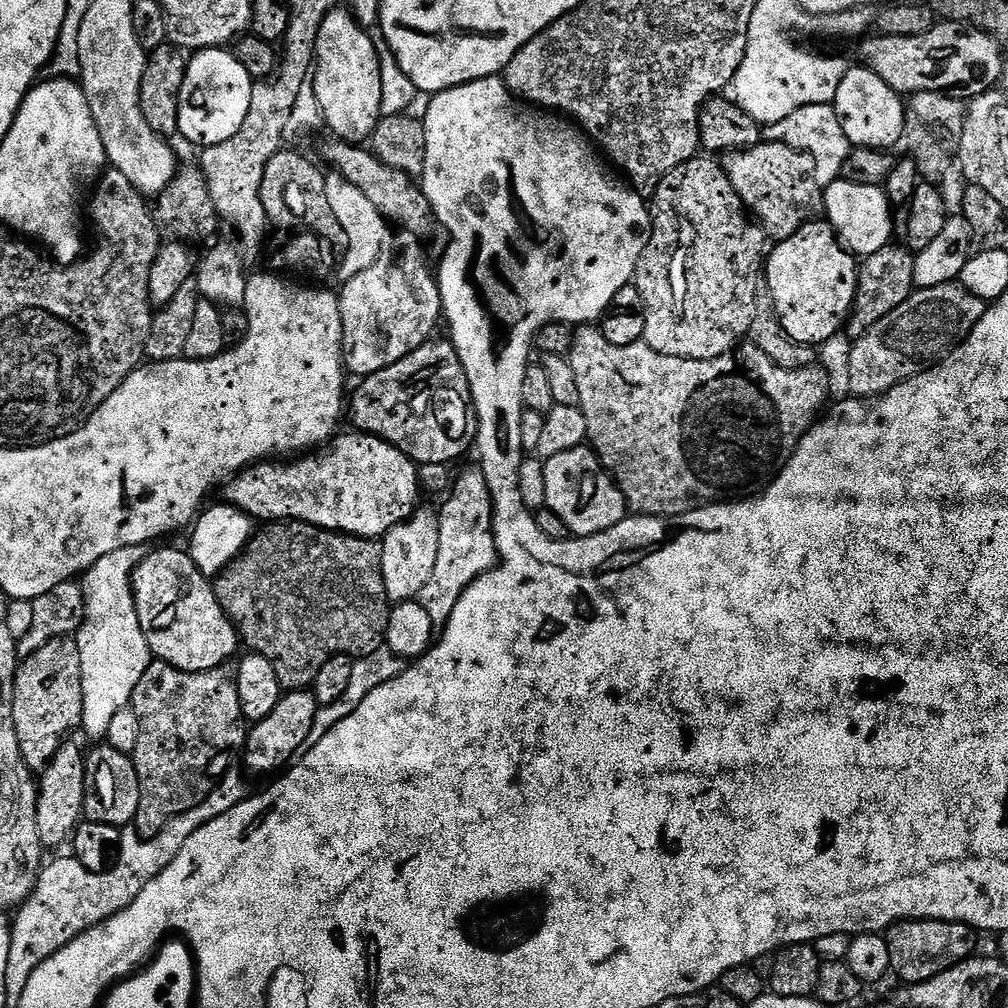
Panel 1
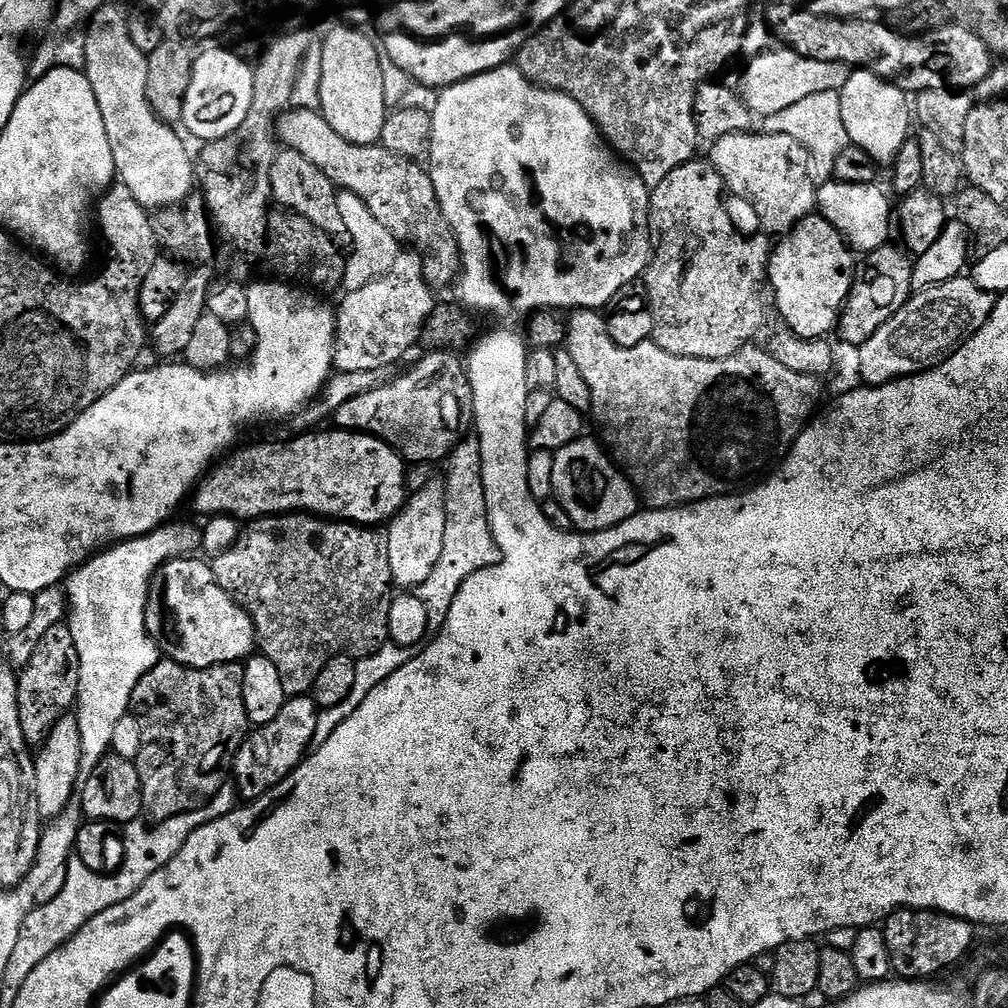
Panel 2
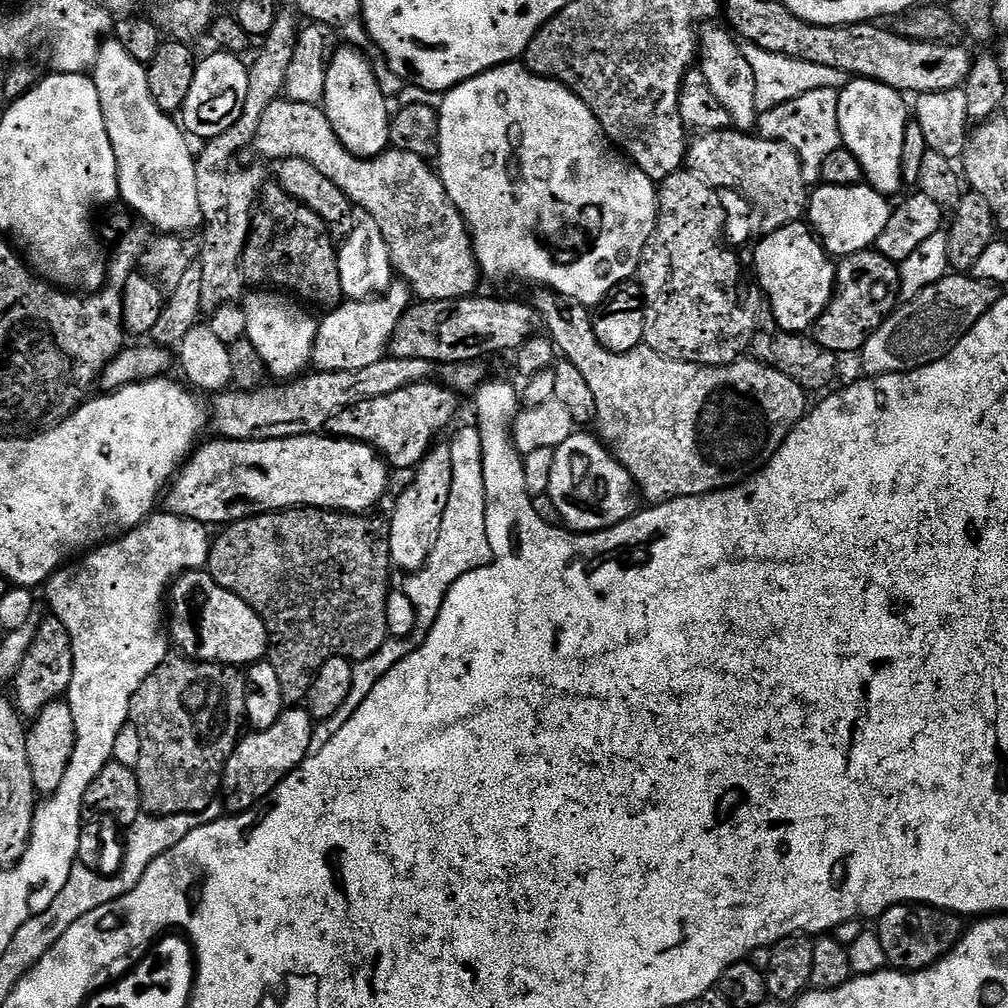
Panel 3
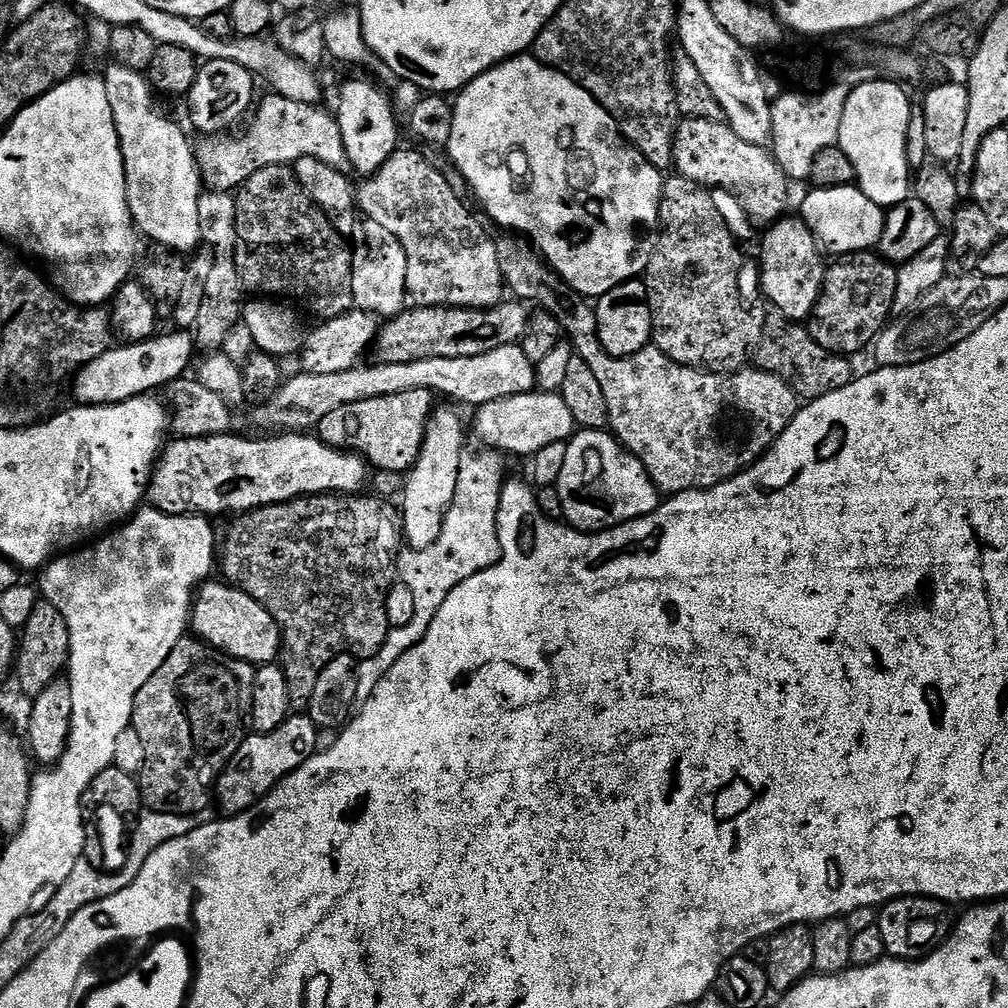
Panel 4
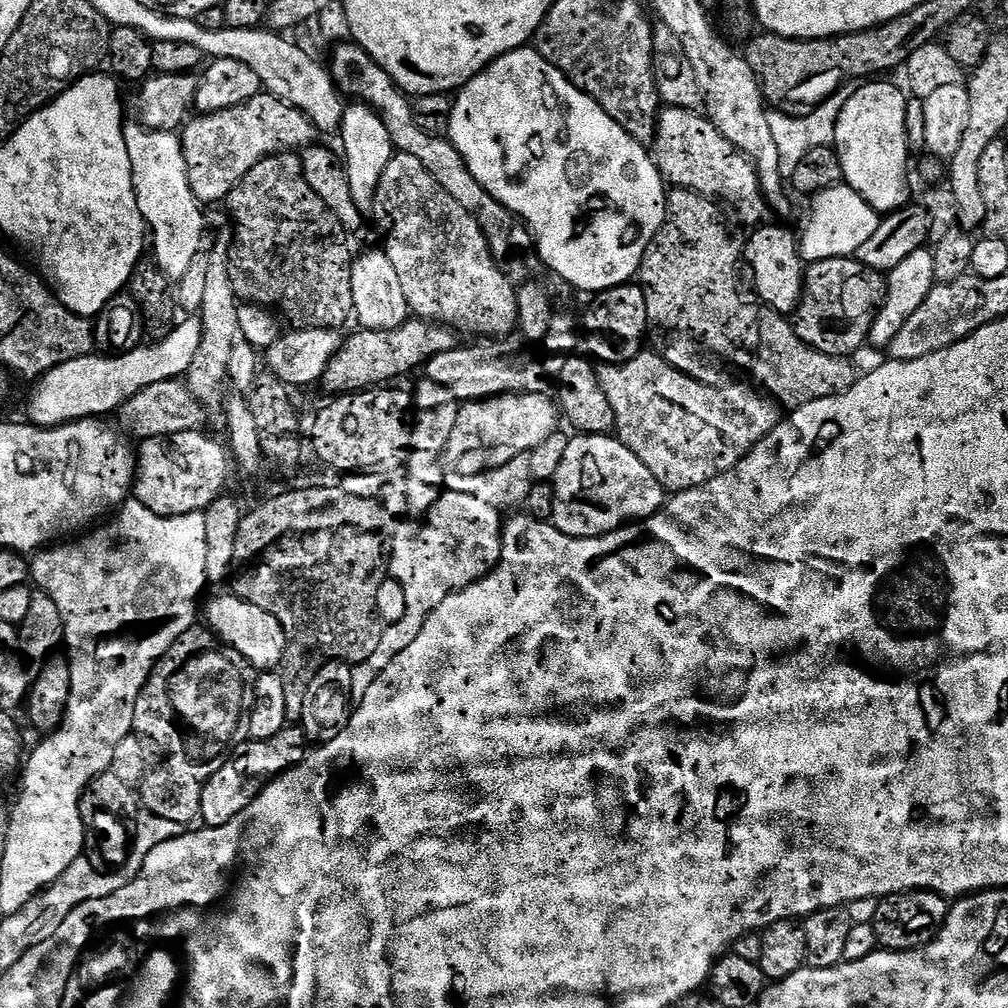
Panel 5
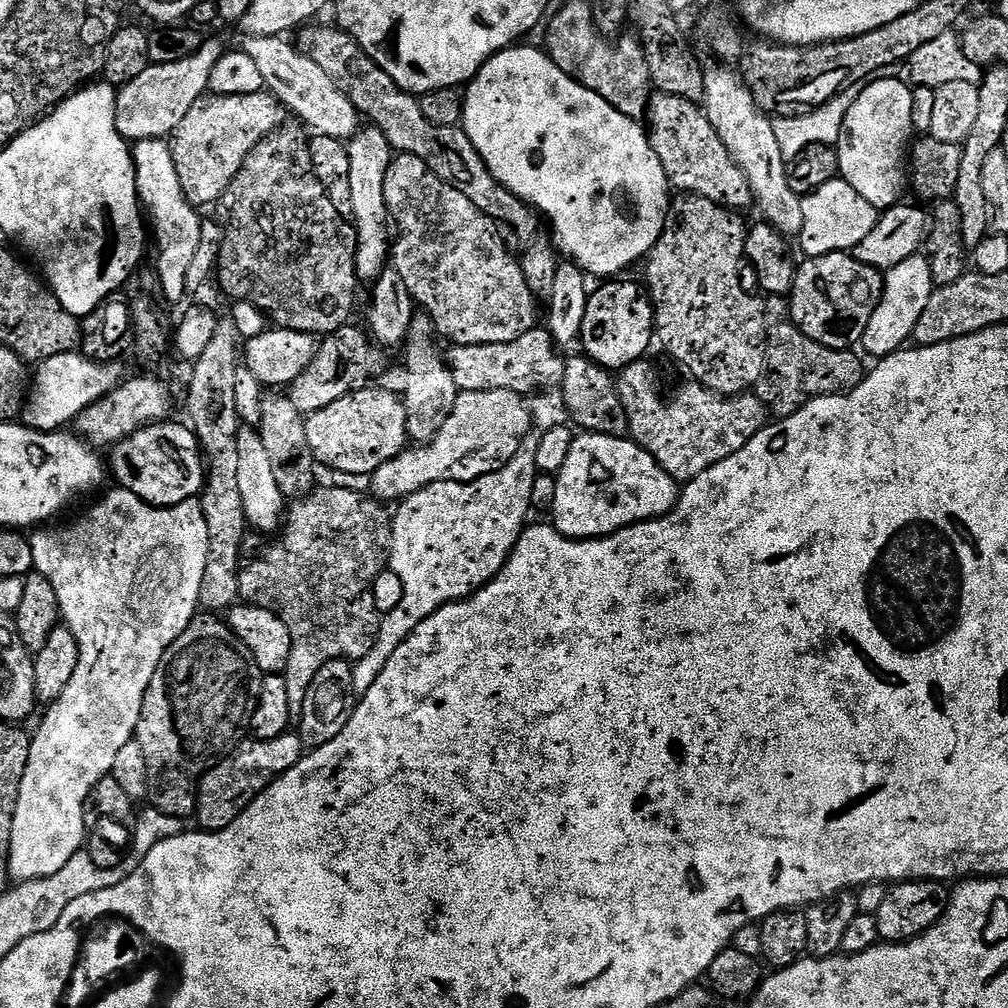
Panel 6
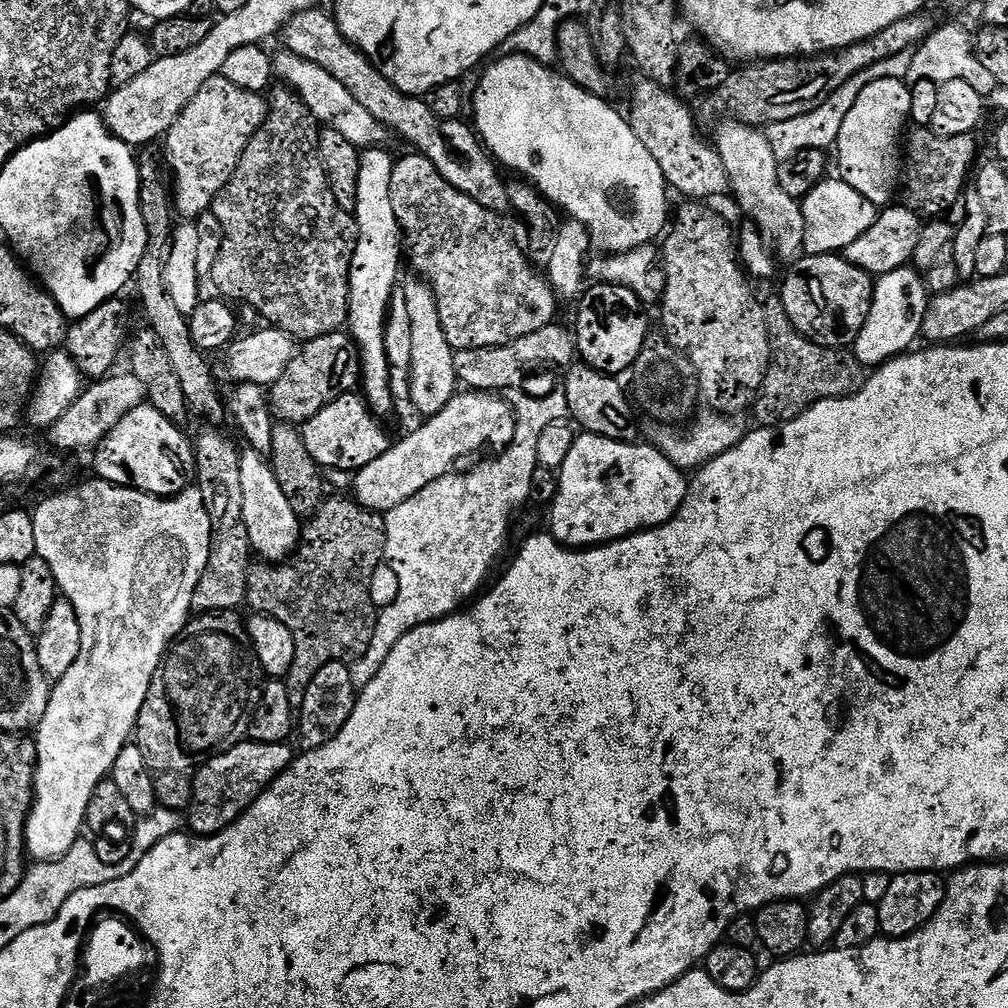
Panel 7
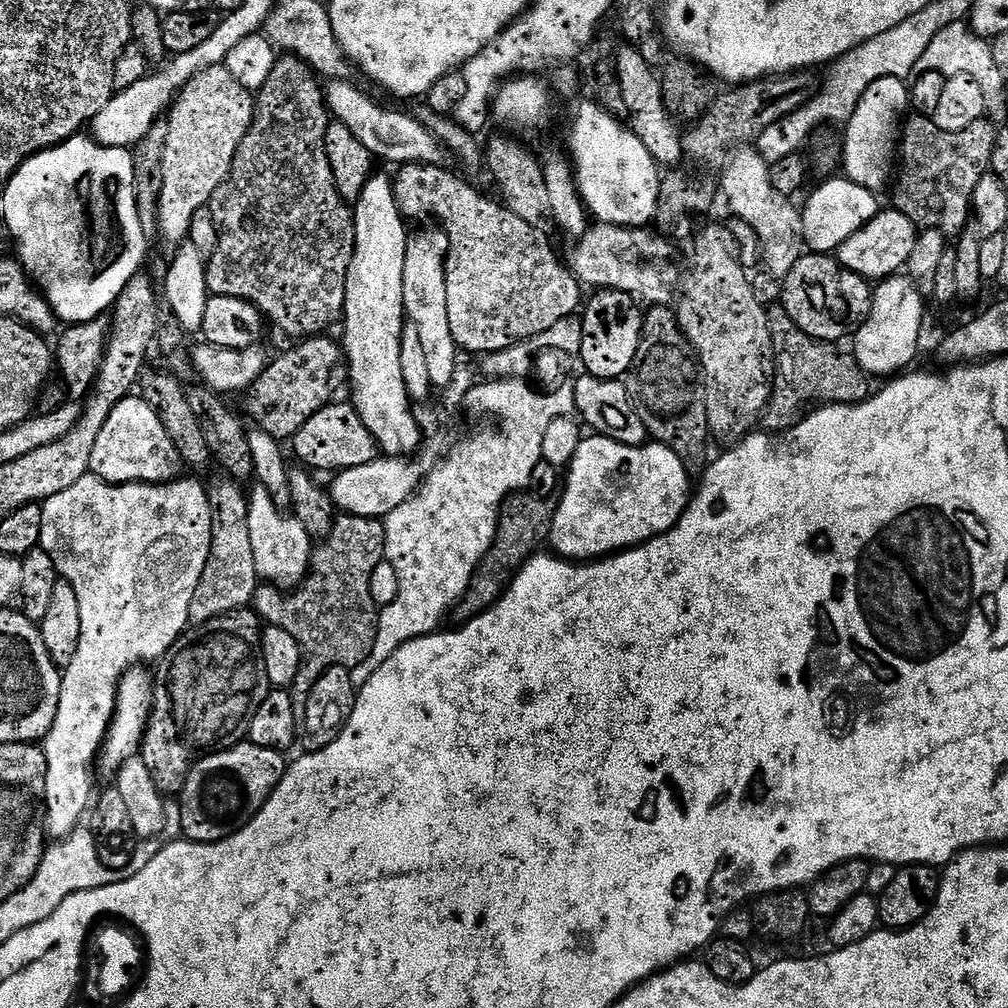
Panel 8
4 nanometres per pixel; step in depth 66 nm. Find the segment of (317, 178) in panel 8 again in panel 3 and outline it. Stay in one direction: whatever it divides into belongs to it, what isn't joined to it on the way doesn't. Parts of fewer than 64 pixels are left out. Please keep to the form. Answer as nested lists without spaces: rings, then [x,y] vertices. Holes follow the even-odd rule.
[[[265,183],[254,209],[248,244],[244,248],[242,271],[245,281],[252,286],[267,286],[272,290],[295,294],[309,305],[321,304],[324,310],[337,307],[345,299],[345,294],[338,270],[338,248],[335,243],[332,245],[332,236],[328,232],[331,232],[329,225],[324,223],[321,216],[314,214],[314,210],[296,201],[279,183]]]

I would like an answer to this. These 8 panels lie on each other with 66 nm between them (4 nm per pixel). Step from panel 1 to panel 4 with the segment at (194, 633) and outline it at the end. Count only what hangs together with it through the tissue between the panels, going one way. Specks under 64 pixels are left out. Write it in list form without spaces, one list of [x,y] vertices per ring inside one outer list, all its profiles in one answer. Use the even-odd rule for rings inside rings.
[[[227,582],[212,583],[201,583],[195,593],[190,617],[191,631],[205,644],[211,644],[219,652],[244,660],[247,664],[259,666],[273,663],[282,652],[280,627],[276,619],[241,588]]]

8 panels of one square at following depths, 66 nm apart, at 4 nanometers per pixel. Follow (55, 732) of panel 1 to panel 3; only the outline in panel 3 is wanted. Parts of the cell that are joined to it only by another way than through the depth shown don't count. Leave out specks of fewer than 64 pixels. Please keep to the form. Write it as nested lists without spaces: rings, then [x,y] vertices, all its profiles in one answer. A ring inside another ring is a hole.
[[[48,614],[41,619],[38,634],[26,654],[16,675],[14,703],[20,709],[21,716],[35,718],[50,702],[61,699],[67,693],[74,674],[74,650],[66,626],[57,616]]]

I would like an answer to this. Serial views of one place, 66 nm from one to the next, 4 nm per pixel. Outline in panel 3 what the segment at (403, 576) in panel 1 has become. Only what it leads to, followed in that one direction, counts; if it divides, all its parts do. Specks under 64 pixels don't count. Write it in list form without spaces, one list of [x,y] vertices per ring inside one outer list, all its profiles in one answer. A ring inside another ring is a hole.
[[[437,443],[424,456],[424,461],[416,465],[416,477],[408,490],[395,497],[396,509],[390,515],[388,541],[392,563],[397,569],[405,568],[411,574],[419,570],[438,542],[442,530],[442,518],[450,502],[452,485],[452,450],[447,443]]]

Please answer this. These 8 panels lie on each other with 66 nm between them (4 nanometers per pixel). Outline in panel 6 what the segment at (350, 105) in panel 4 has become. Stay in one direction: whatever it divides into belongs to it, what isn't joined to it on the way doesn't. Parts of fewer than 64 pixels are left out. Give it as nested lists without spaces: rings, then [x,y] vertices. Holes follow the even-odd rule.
[[[364,126],[349,141],[350,194],[354,202],[351,219],[356,229],[356,274],[361,281],[375,281],[385,271],[390,260],[390,217],[386,206],[386,174],[390,170],[394,153],[386,134],[371,126]]]

